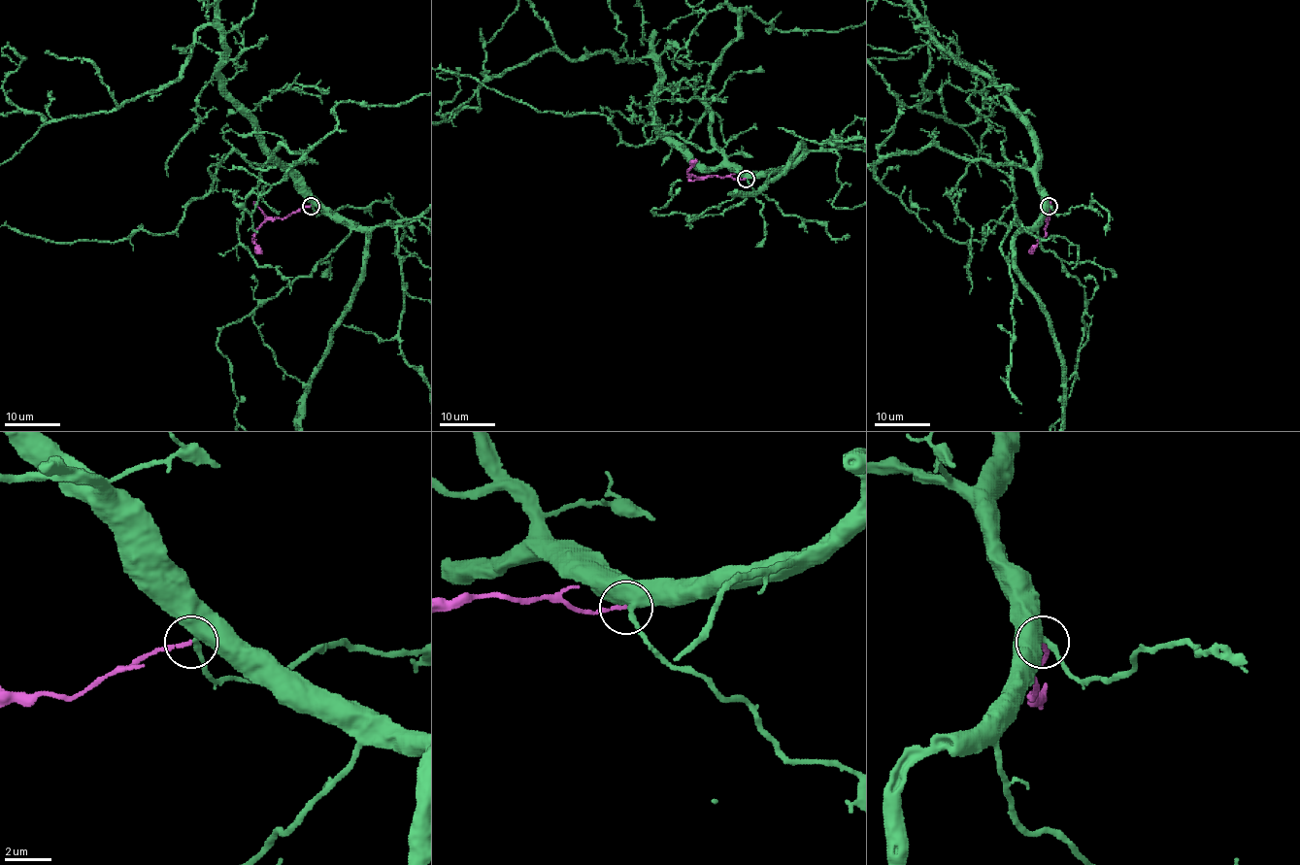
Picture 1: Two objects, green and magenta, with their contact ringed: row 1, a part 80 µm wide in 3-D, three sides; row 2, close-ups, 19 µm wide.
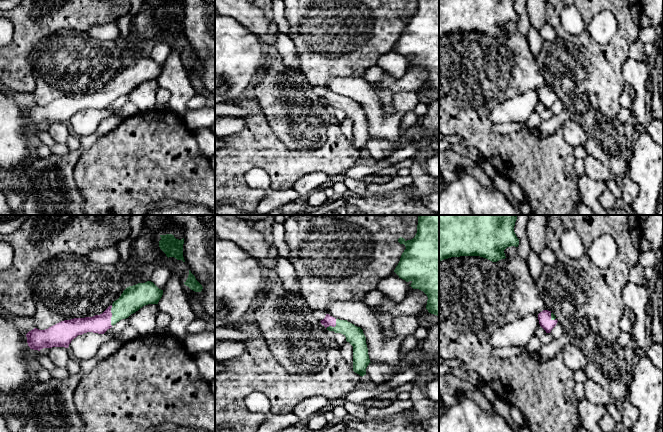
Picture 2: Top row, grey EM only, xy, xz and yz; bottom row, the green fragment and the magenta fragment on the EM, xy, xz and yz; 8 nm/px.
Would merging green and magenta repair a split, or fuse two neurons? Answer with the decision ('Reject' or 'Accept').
Accept

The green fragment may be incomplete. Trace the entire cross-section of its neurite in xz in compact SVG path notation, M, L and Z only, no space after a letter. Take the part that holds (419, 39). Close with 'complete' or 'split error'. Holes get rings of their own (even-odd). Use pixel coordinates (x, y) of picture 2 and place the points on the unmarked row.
M418 0L413 15L406 17L400 13L398 18L404 20L406 25L394 48L406 58L411 57L409 62L413 65L423 67L428 73L426 85L439 92L439 0Z | complete

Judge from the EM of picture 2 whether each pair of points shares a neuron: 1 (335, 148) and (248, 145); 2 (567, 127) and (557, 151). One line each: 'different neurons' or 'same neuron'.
1: same neuron
2: different neurons

